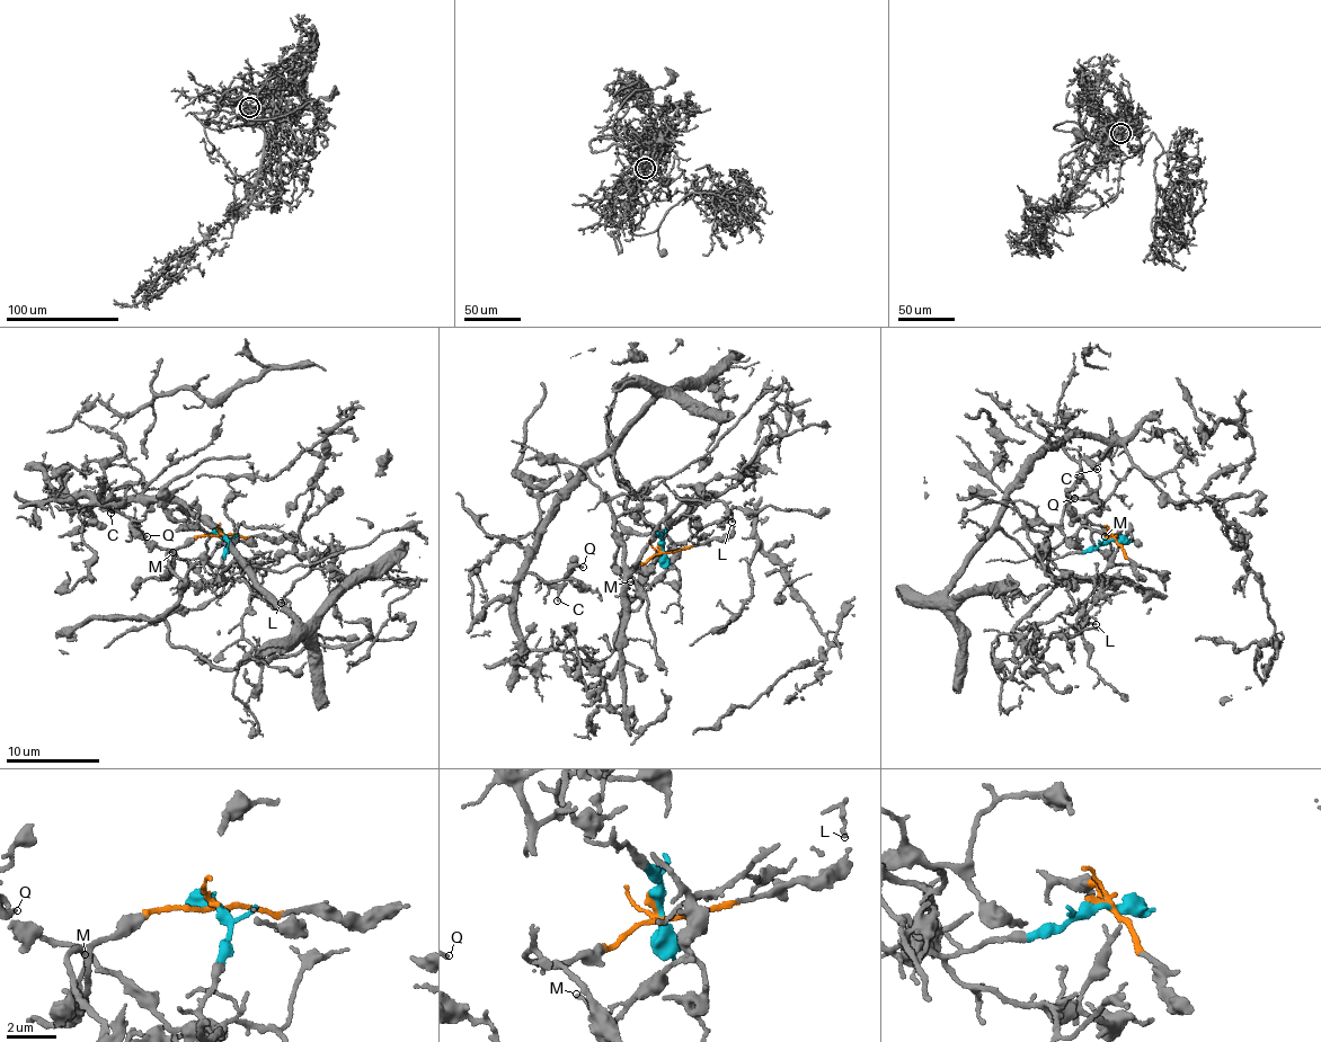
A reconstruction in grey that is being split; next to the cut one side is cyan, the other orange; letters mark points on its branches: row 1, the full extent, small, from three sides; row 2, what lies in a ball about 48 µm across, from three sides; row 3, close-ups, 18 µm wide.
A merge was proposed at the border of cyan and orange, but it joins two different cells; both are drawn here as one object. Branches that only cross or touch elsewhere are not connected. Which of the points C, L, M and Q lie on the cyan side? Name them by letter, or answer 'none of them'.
C, L, Q

